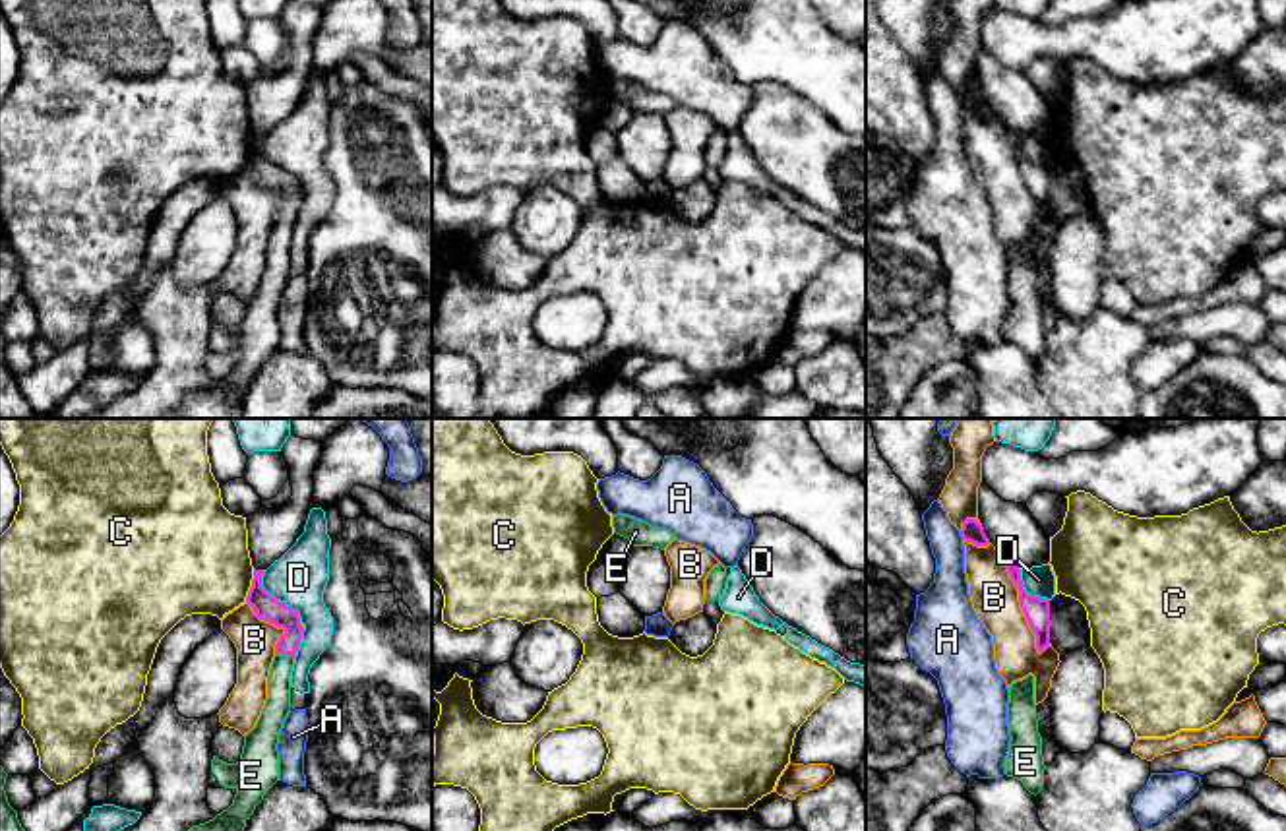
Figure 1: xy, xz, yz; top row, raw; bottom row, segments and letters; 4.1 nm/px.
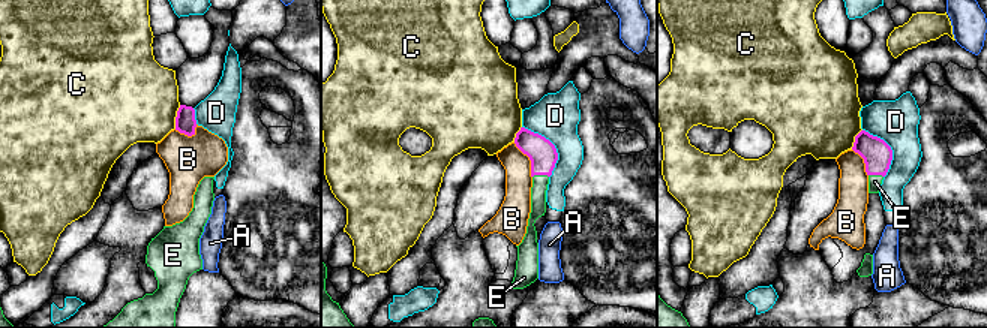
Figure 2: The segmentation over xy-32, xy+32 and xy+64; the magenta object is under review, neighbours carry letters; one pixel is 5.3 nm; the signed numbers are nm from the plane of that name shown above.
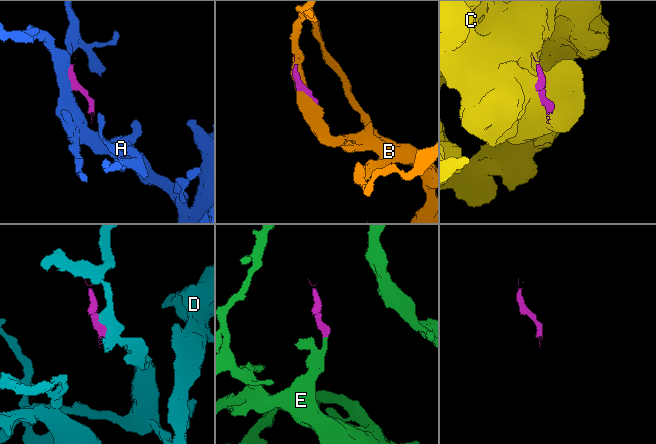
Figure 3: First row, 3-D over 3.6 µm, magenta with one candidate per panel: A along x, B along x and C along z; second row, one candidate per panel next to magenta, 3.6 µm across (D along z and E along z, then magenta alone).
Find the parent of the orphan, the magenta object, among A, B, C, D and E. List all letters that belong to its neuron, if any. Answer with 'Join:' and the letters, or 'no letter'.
Join: E

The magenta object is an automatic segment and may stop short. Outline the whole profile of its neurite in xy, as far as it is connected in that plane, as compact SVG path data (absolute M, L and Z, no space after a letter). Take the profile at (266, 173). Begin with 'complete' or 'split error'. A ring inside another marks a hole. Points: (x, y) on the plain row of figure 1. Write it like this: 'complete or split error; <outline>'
split error; M254 134L252 153L246 169L260 186L285 200L275 211L275 223L267 242L267 265L256 292L244 300L244 312L236 329L213 322L211 339L225 354L234 354L232 370L213 385L192 391L174 411L174 418L244 418L242 397L263 366L265 358L279 347L279 298L291 277L291 238L304 194L296 176L271 163L261 153L263 136Z

